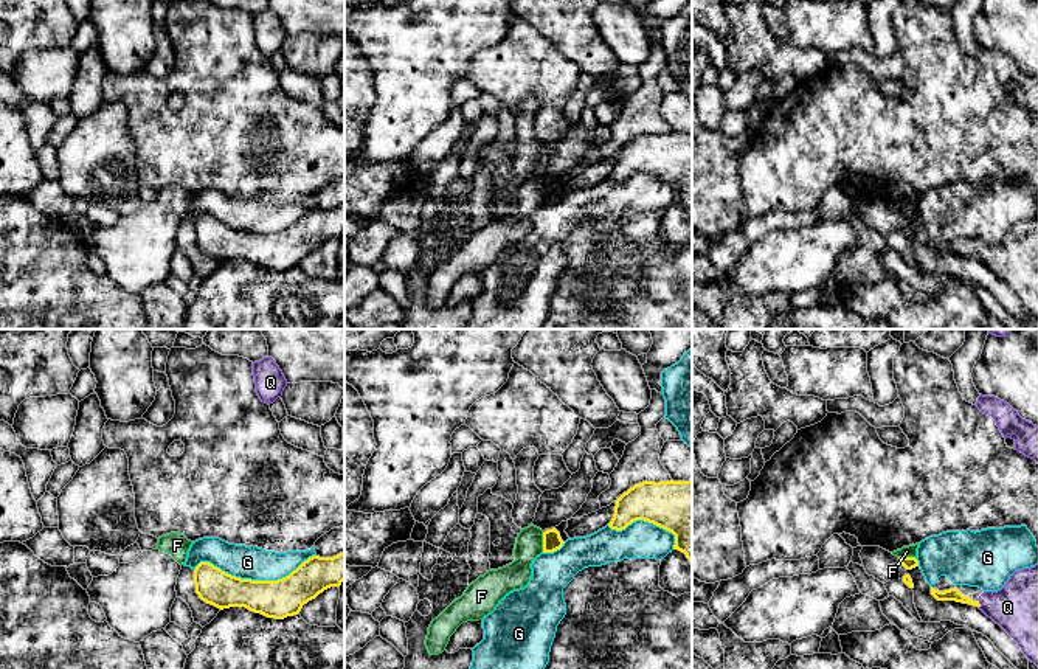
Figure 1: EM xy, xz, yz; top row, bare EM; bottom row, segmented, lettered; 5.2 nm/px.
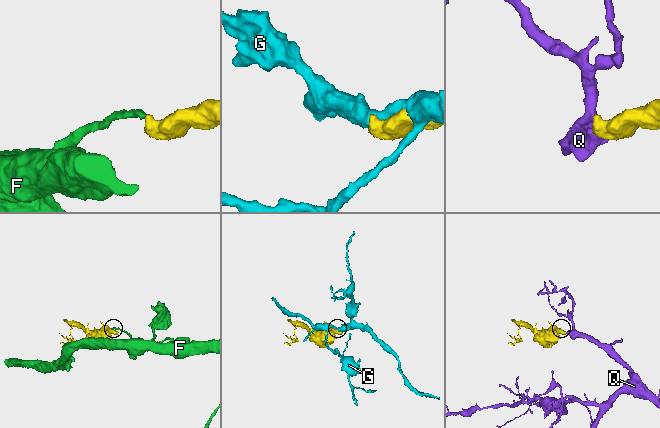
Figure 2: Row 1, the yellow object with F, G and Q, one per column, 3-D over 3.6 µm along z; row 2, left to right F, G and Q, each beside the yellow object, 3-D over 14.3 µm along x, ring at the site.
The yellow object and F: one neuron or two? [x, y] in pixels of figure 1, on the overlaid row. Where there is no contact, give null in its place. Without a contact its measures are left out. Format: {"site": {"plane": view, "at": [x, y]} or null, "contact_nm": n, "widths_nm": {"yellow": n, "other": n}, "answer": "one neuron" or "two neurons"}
{"site": {"plane": "xz", "at": [543, 542]}, "contact_nm": 100, "widths_nm": {"yellow": 100, "other": 140}, "answer": "two neurons"}

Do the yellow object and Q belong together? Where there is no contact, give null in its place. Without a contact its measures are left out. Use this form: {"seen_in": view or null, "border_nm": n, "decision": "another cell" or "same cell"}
{"seen_in": "yz", "border_nm": 40, "decision": "same cell"}

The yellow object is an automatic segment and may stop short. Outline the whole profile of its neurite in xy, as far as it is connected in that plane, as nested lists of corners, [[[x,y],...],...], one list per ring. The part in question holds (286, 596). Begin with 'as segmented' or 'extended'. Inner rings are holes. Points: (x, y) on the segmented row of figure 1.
as segmented; [[[344,551],[334,557],[312,556],[278,581],[251,581],[231,576],[209,562],[194,570],[195,593],[220,610],[245,607],[267,618],[298,615],[304,604],[344,581]]]

